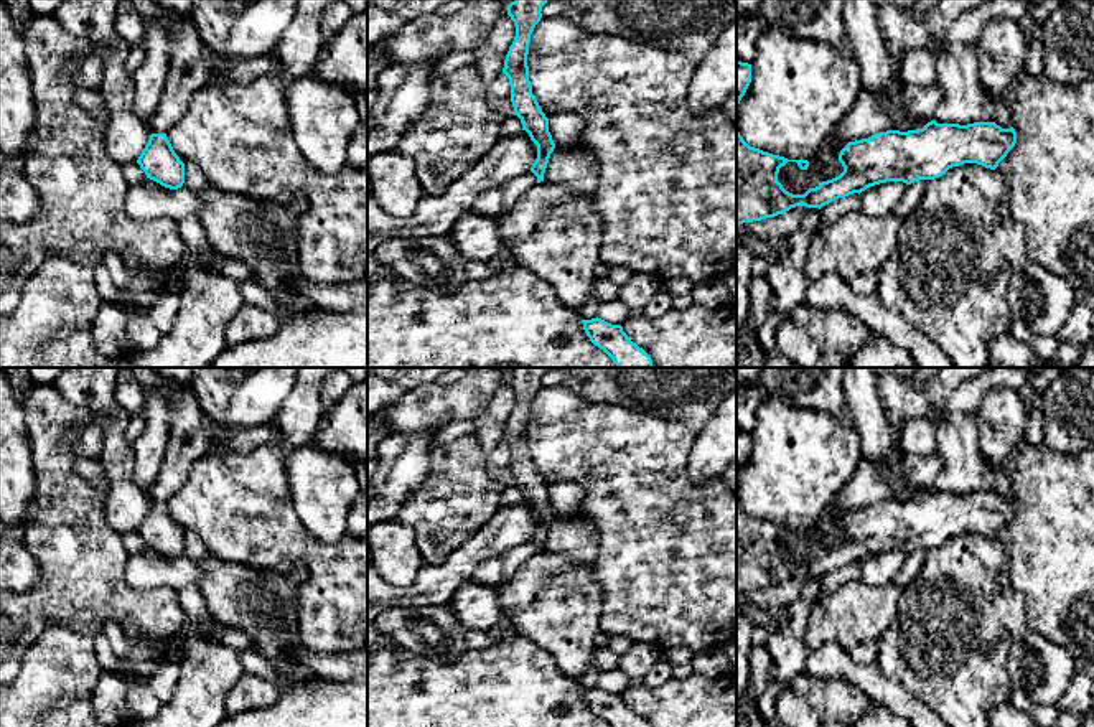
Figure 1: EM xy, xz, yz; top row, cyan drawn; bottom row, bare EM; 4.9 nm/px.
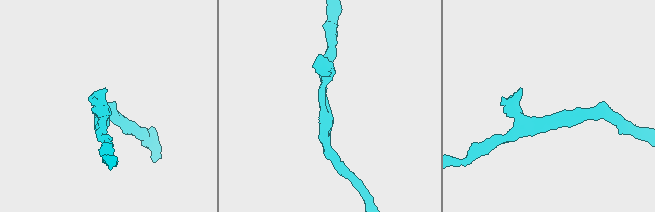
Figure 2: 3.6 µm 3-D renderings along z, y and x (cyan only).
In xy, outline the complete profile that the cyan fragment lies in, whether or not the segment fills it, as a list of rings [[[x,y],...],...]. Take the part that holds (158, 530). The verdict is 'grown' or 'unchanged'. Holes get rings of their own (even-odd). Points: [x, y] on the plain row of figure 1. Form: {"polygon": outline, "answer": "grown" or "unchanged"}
{"polygon": [[[152,503],[137,532],[147,547],[165,557],[178,559],[185,552],[185,532],[175,523],[166,503]]], "answer": "unchanged"}

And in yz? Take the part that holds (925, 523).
{"polygon": [[[928,491],[918,500],[886,500],[868,508],[849,511],[839,523],[844,541],[804,564],[792,564],[778,551],[779,537],[788,531],[796,531],[801,539],[807,539],[807,529],[788,529],[779,524],[750,516],[738,501],[736,493],[736,597],[743,592],[774,587],[796,575],[822,577],[839,567],[862,562],[870,556],[886,551],[903,551],[911,554],[919,549],[934,549],[942,546],[949,537],[964,532],[977,532],[995,539],[998,532],[1017,513],[1013,496],[1002,498],[995,491],[974,491],[967,495]]], "answer": "unchanged"}

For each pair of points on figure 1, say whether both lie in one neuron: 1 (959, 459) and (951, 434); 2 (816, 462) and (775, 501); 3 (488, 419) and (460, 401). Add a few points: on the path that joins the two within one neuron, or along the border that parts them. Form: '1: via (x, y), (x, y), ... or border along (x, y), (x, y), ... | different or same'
1: via (959, 452), (958, 440) | same
2: via (806, 470), (785, 492) | same
3: border along (501, 384), (475, 421) | different

